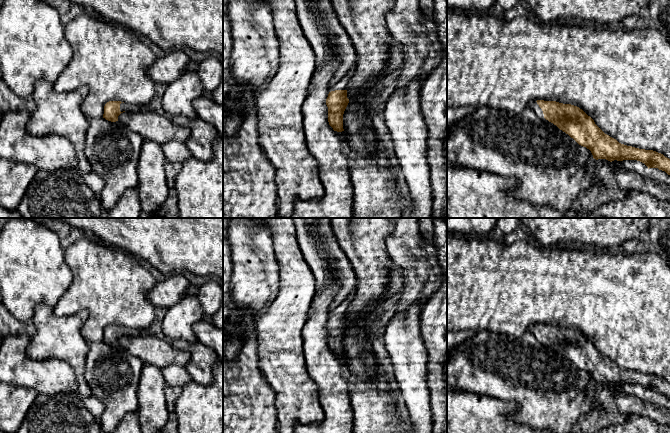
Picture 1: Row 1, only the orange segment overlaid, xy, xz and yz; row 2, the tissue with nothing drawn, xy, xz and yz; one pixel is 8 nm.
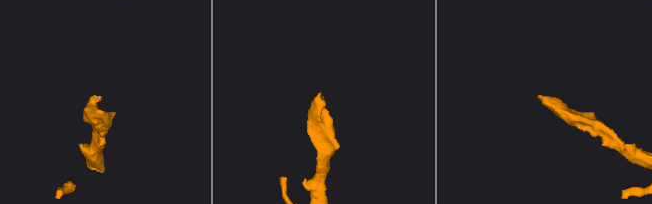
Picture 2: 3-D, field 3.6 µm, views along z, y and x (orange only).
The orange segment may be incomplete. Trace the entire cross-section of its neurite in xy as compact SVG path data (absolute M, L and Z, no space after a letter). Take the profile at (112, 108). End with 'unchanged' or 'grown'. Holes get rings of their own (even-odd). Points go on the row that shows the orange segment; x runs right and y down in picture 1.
M109 101L104 106L103 118L108 121L118 121L118 116L125 111L135 111L137 108L121 101Z; grown

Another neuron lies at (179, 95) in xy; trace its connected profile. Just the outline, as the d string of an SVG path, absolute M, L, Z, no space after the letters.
M185 71L176 81L167 85L162 106L168 117L185 116L194 119L197 114L193 102L205 94L196 72Z

